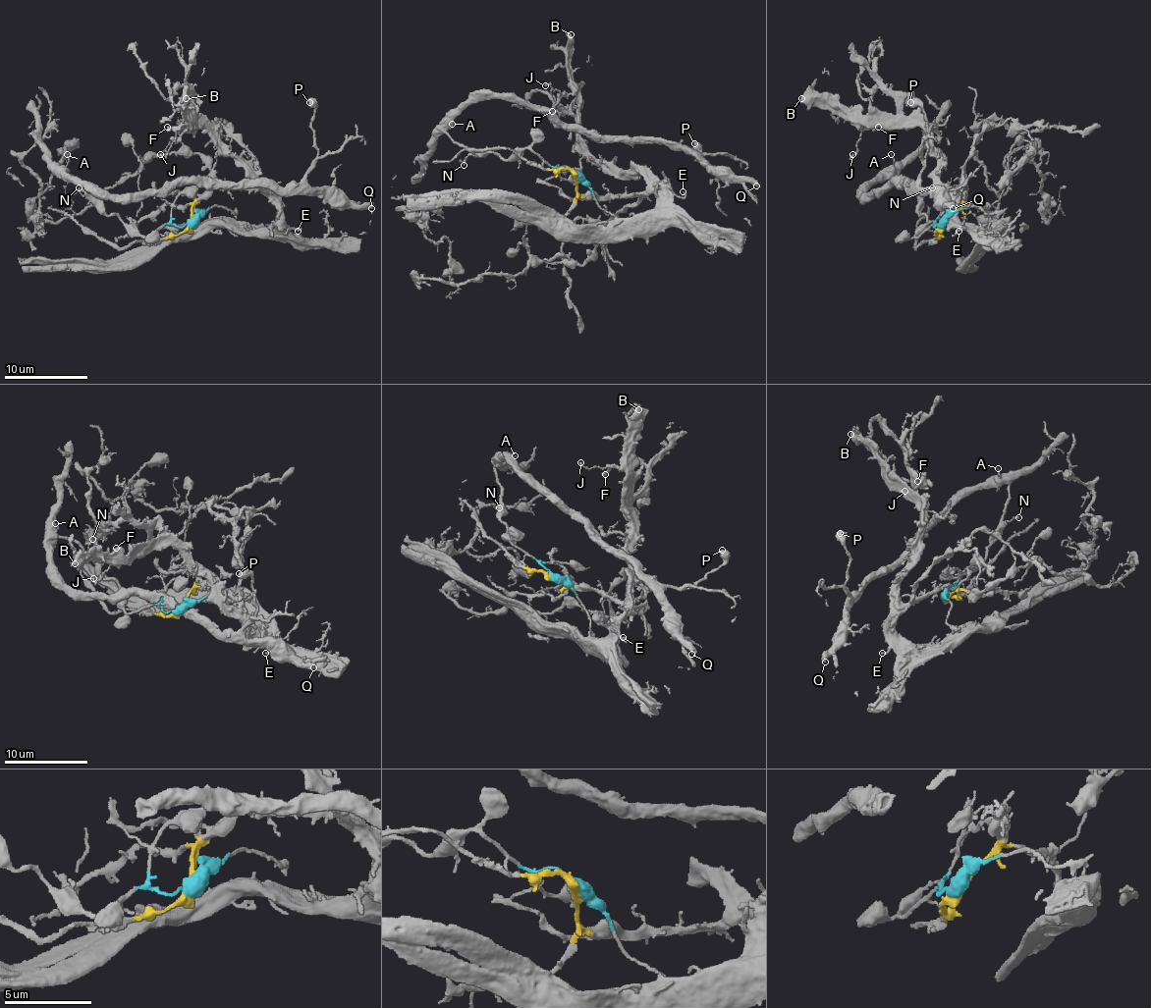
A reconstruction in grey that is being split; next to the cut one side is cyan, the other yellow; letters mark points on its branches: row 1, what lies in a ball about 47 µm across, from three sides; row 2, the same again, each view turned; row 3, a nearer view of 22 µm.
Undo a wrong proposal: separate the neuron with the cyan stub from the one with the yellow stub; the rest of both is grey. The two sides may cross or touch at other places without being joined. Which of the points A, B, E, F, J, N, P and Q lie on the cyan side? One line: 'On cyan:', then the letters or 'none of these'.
On cyan: A, N, P, Q

